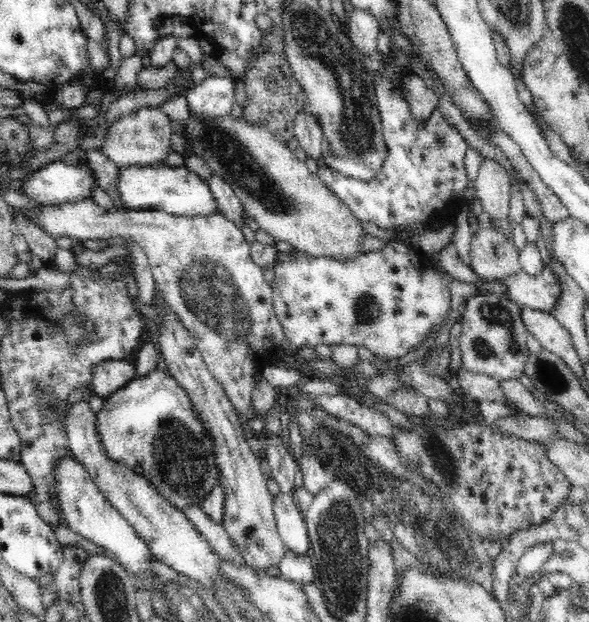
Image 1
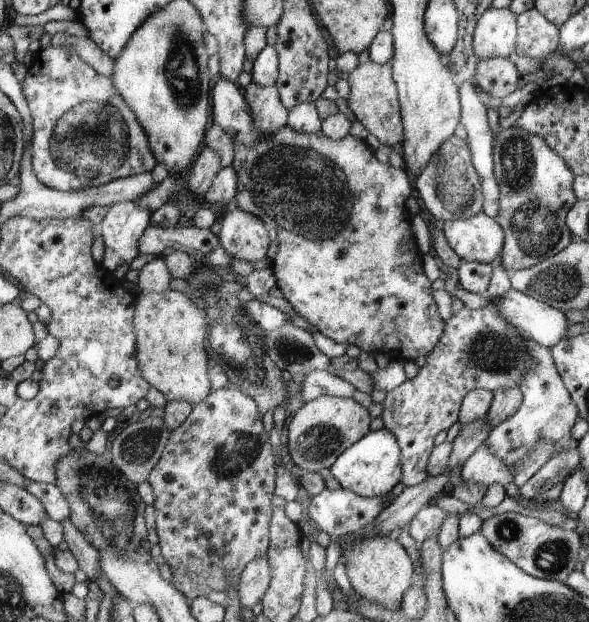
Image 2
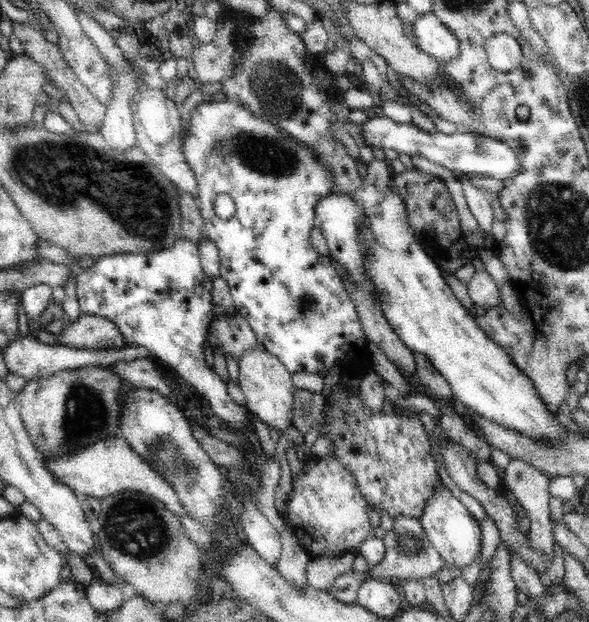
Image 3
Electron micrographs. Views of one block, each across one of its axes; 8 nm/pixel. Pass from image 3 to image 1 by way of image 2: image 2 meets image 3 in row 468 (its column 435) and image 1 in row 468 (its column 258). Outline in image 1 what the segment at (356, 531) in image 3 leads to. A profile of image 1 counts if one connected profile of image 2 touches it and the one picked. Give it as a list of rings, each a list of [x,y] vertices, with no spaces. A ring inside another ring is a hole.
[[[154,369],[144,376],[133,378],[125,387],[105,398],[103,408],[97,413],[95,432],[107,460],[122,464],[144,477],[178,510],[183,511],[190,504],[200,505],[208,496],[208,492],[219,484],[214,441],[207,436],[202,424],[199,424],[186,392],[179,388],[178,381],[174,380],[170,373]]]

